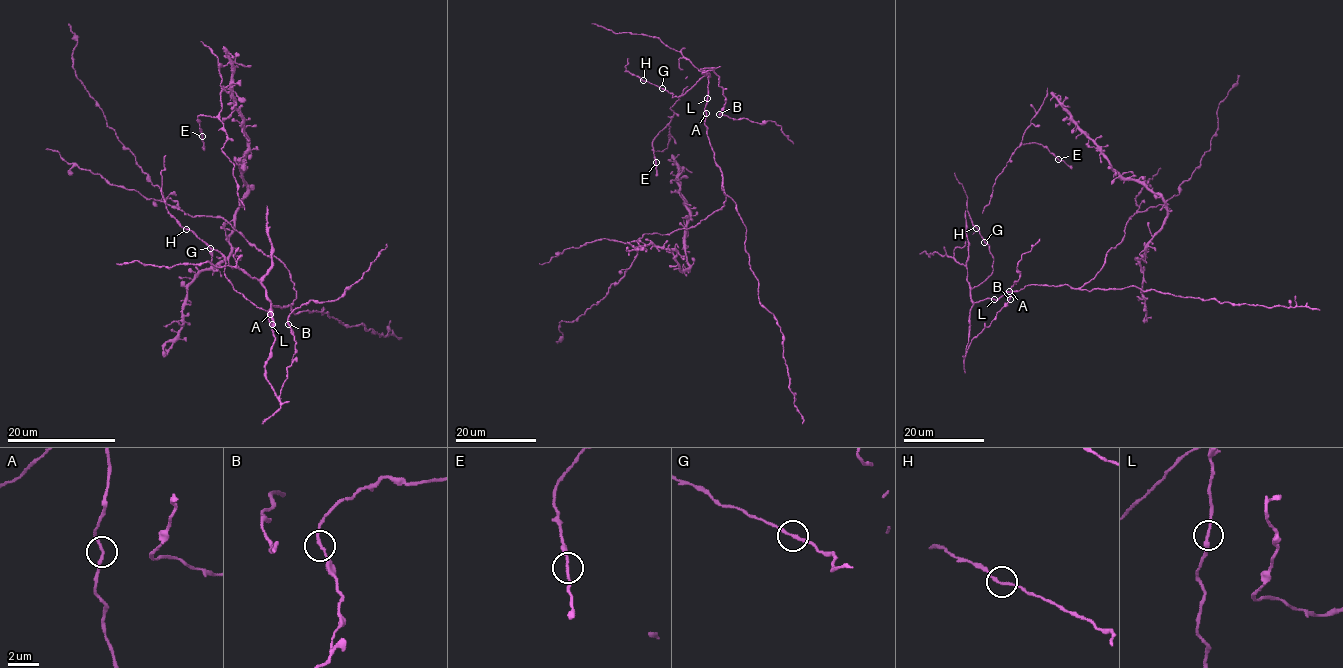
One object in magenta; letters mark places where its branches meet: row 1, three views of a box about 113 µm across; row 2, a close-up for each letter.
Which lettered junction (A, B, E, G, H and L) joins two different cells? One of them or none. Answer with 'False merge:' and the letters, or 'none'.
False merge: none

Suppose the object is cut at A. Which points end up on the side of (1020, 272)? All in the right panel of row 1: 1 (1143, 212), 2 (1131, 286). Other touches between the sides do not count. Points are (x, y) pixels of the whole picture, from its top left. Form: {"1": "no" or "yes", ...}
{"1": "no", "2": "no"}

